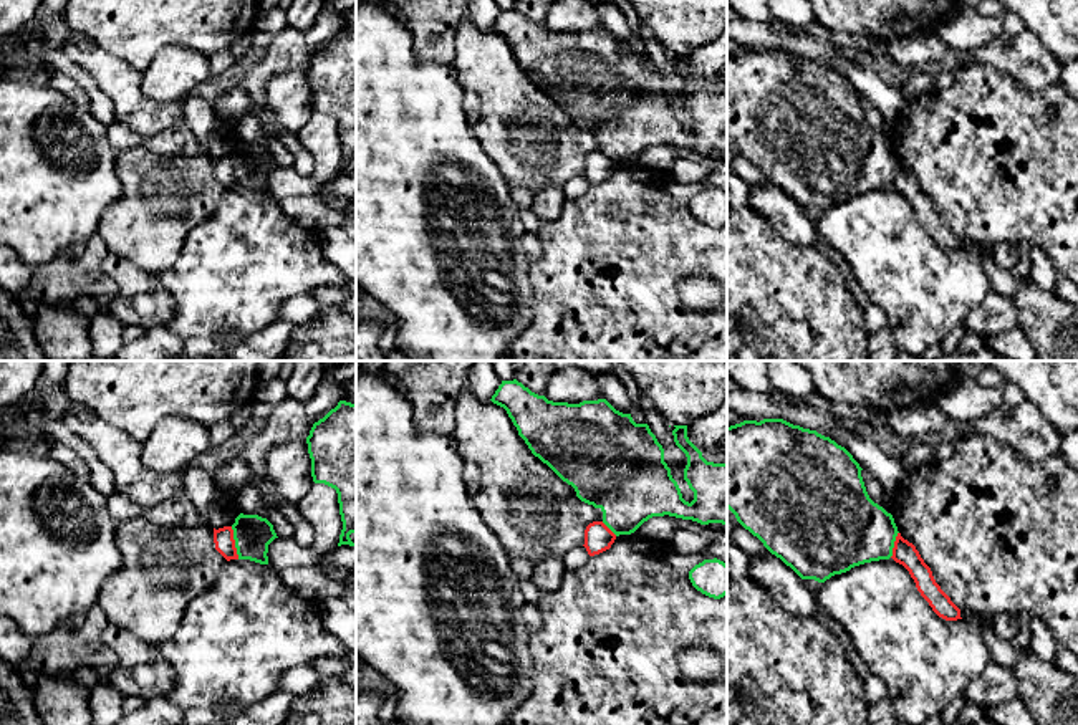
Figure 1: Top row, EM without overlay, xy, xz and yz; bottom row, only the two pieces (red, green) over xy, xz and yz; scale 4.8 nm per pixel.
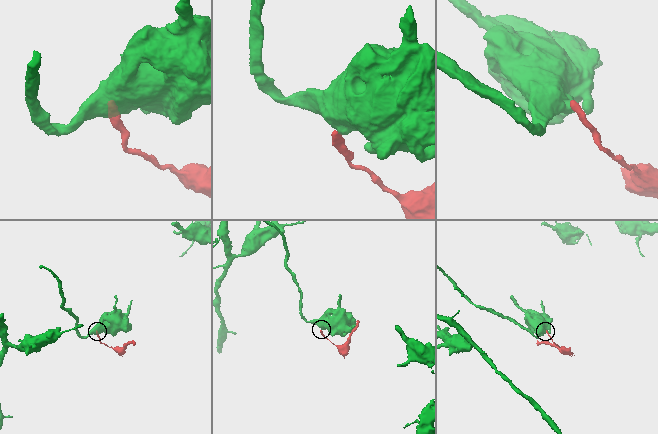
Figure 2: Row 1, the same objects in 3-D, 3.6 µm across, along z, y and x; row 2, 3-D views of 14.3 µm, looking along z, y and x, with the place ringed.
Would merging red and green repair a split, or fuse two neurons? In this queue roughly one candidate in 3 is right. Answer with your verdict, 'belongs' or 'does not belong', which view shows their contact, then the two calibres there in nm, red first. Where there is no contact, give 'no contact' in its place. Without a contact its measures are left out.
does not belong; meets red in xy; 100 nm thick on the red side, 190 nm on the other

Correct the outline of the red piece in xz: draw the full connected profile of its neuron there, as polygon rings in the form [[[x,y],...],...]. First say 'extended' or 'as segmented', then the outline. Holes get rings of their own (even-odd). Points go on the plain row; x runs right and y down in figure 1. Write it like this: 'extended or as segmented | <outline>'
as segmented | [[[593,151],[585,159],[585,177],[590,185],[599,184],[611,177],[616,164],[603,152]]]

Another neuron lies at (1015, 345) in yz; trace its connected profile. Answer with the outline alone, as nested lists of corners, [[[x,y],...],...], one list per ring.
[[[1018,326],[985,339],[985,346],[1010,361],[1037,361],[1037,351],[1030,338]]]

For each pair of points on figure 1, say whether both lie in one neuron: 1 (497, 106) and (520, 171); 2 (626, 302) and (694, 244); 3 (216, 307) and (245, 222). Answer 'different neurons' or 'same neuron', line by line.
1: same neuron
2: same neuron
3: same neuron

